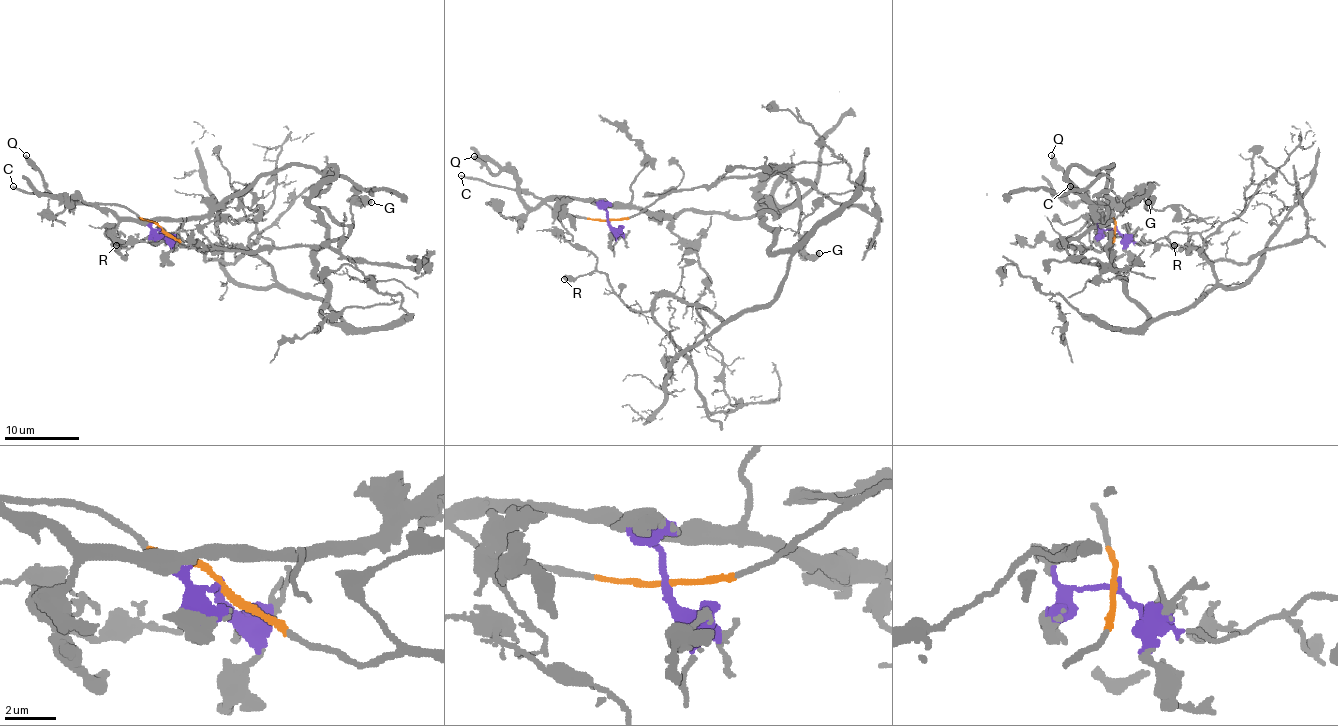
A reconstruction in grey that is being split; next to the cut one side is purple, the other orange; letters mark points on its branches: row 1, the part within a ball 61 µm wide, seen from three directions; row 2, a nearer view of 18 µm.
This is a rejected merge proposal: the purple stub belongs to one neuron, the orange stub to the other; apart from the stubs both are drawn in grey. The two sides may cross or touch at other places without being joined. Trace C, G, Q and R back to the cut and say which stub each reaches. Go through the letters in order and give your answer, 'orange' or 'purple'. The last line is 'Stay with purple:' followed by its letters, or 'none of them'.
C: orange
G: purple
Q: purple
R: purple
Stay with purple: G, Q, R

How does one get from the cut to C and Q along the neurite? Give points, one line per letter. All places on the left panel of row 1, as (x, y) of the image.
C: (160, 229), (117, 205), (85, 203), (82, 199), (16, 190), (12, 186)
Q: (160, 229), (134, 222), (119, 222), (108, 210), (65, 203), (46, 188), (42, 173), (25, 154)

